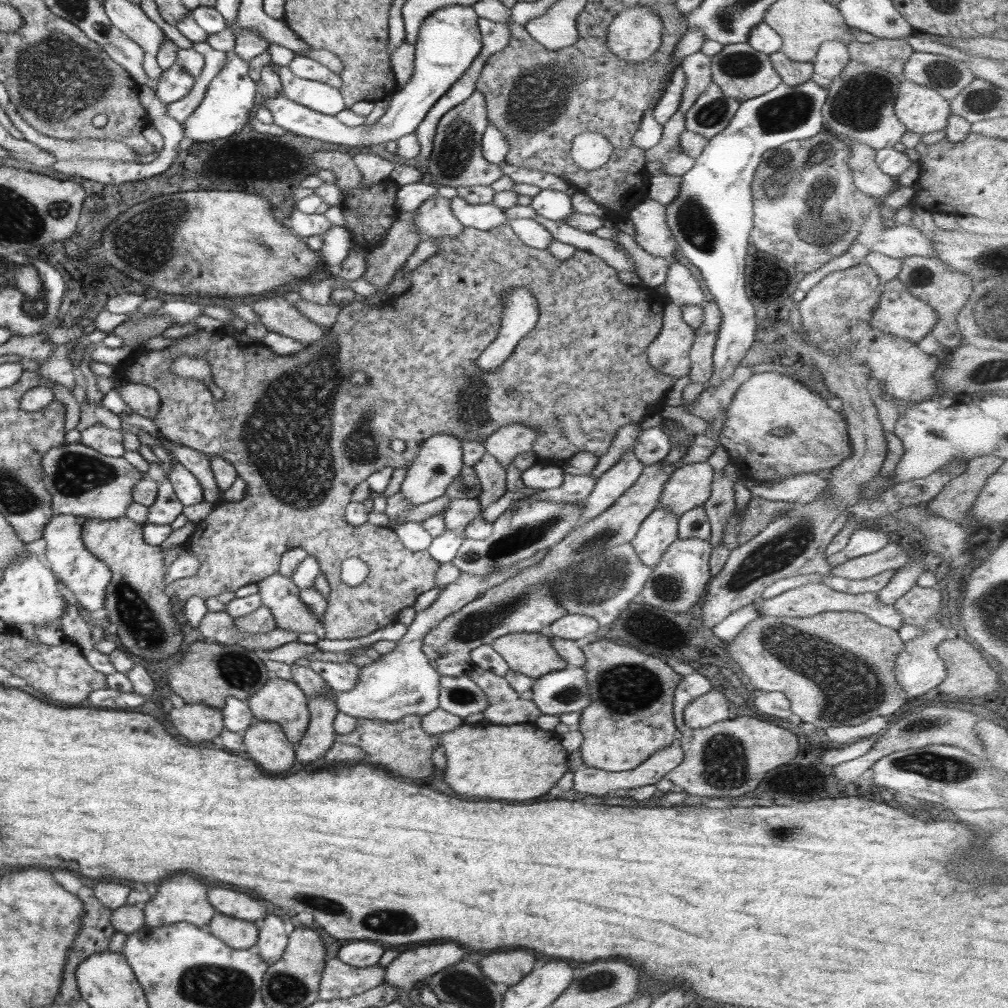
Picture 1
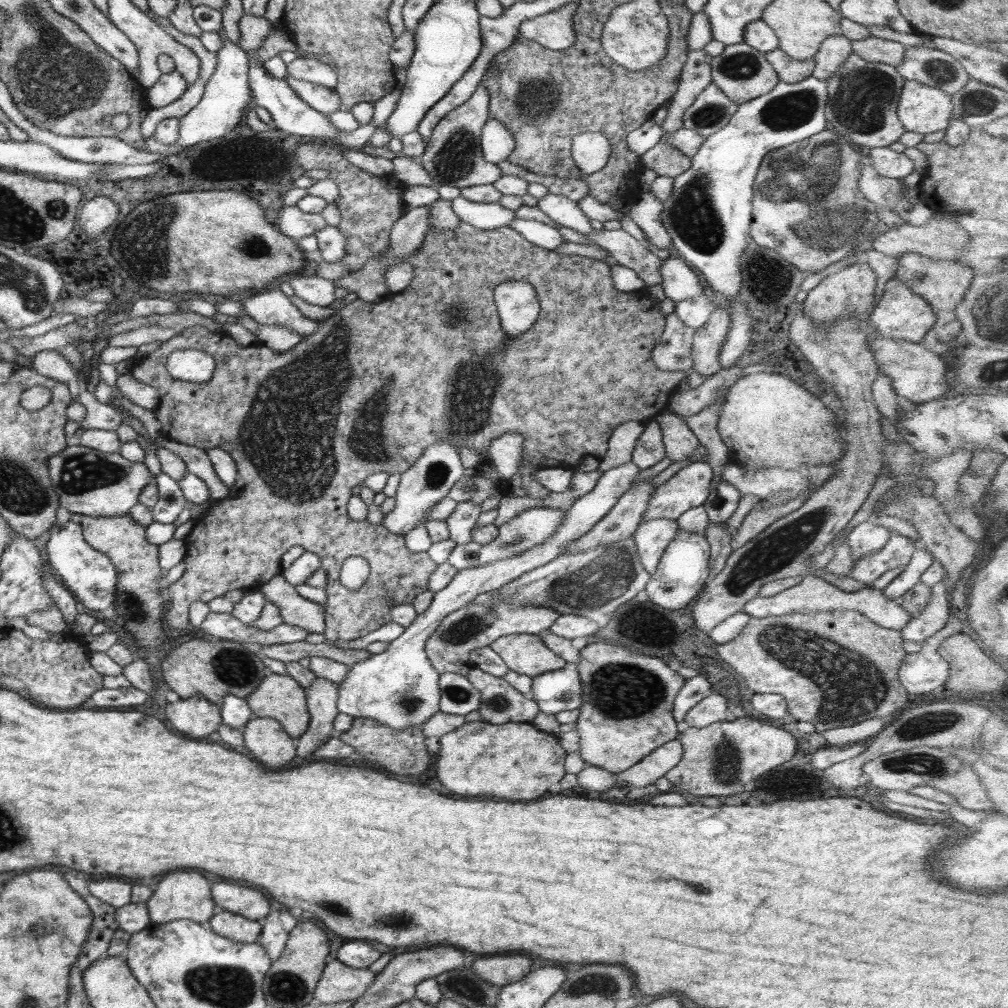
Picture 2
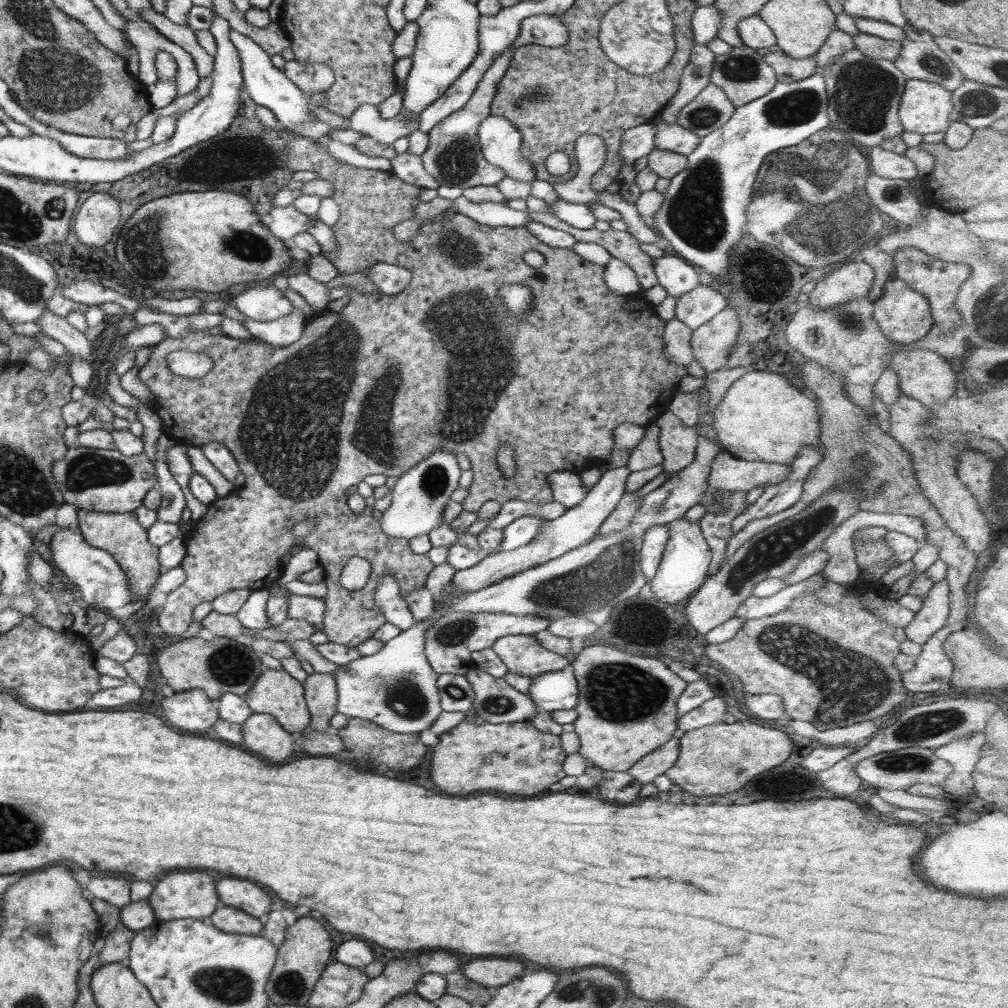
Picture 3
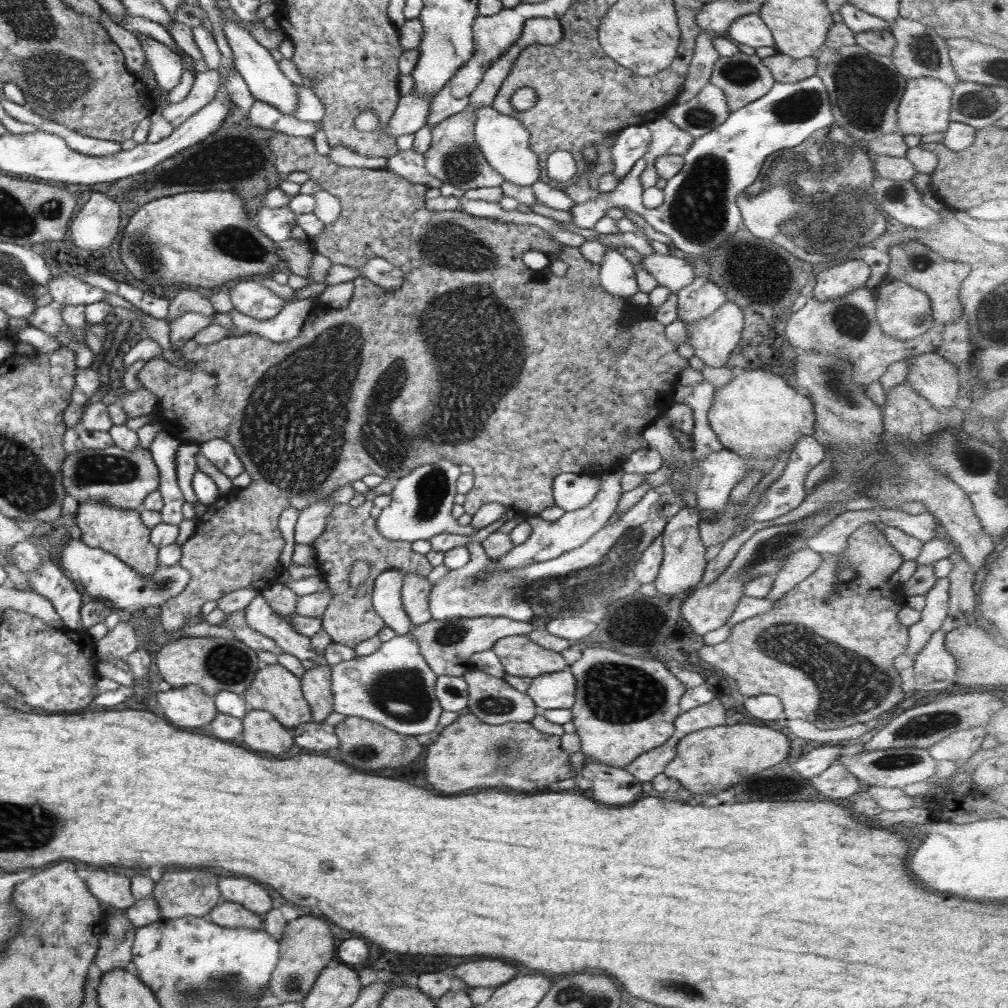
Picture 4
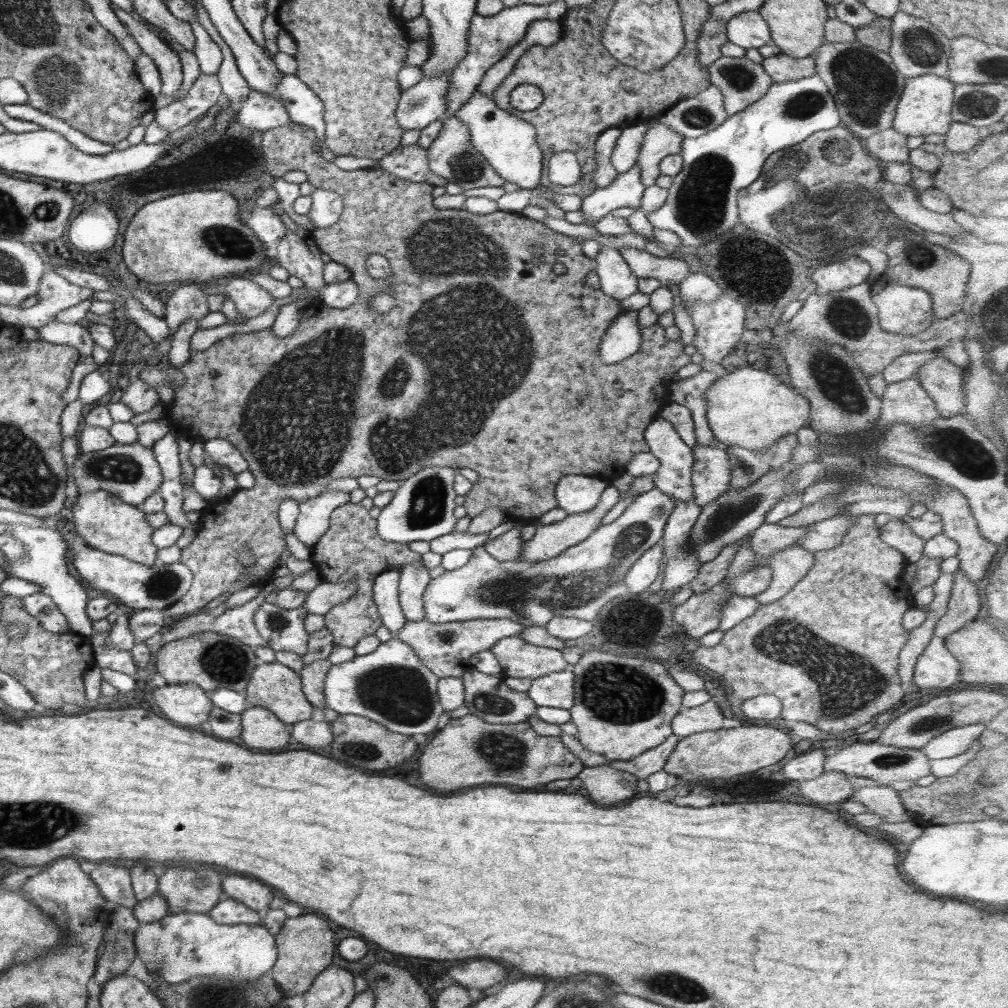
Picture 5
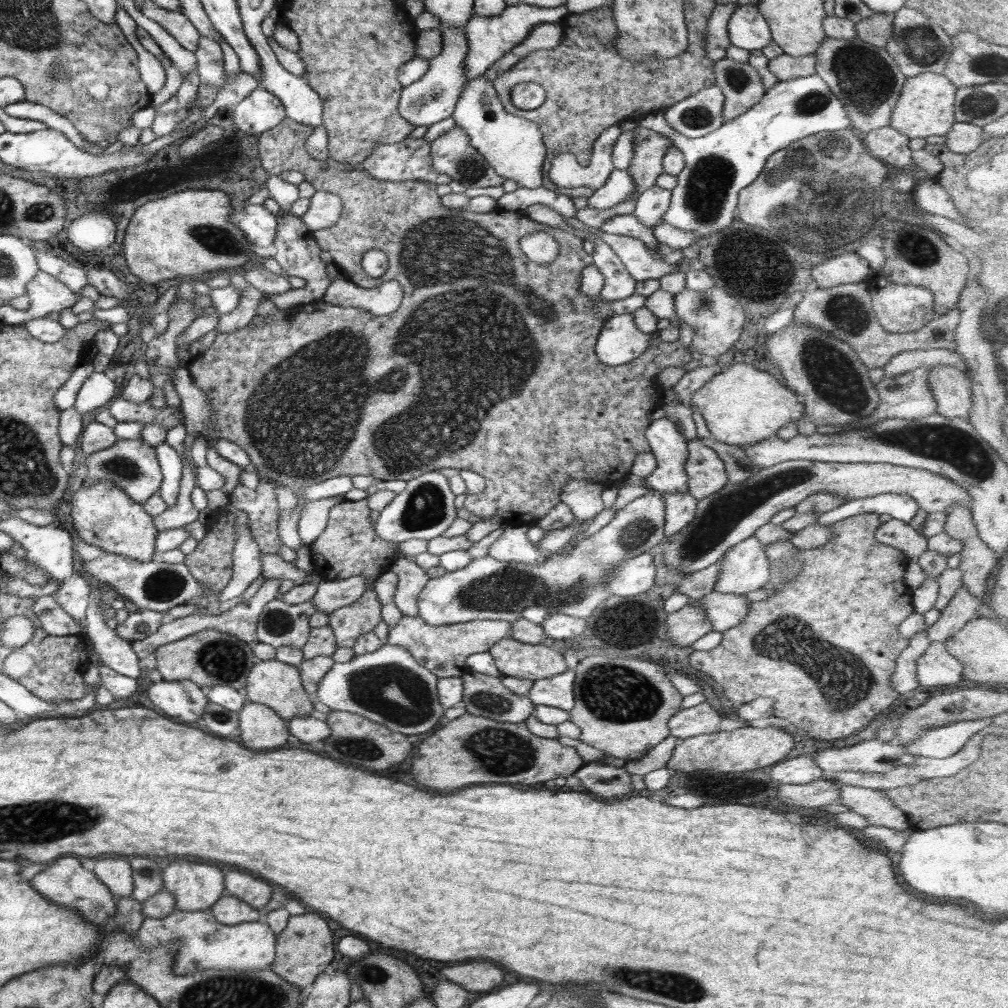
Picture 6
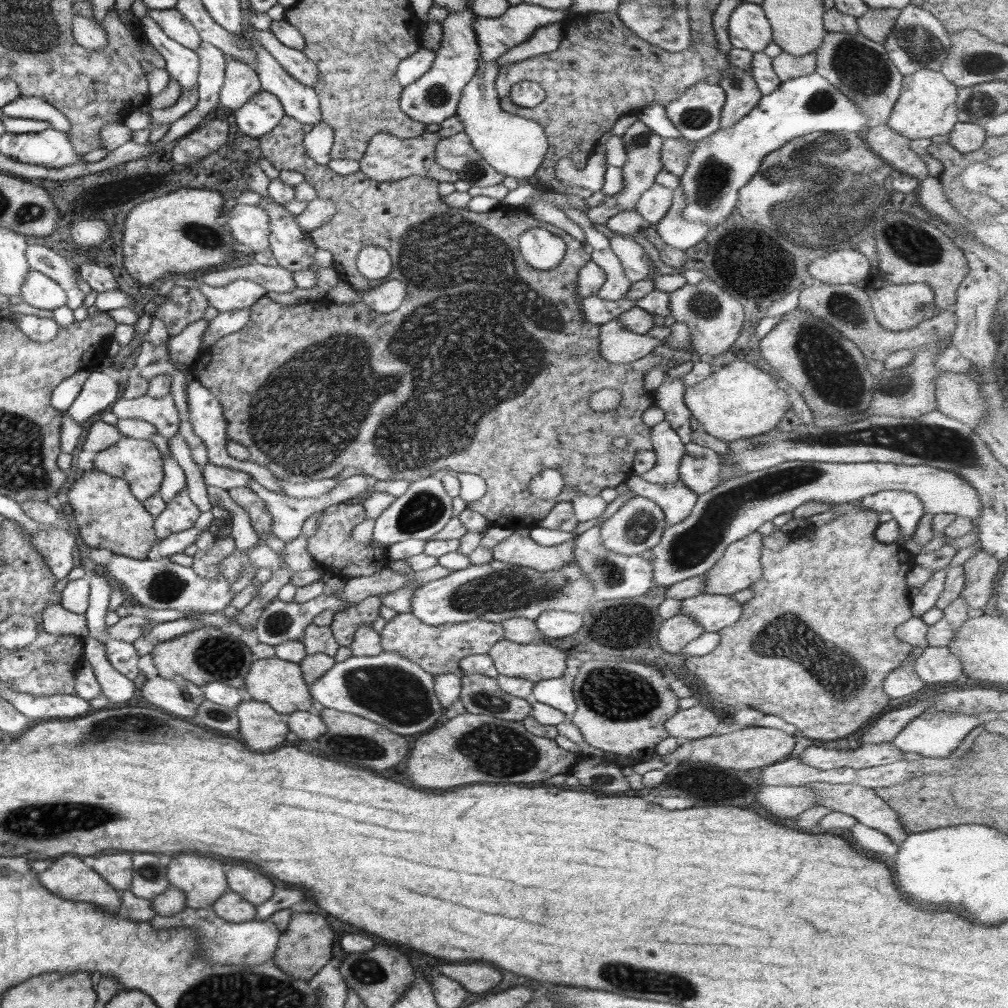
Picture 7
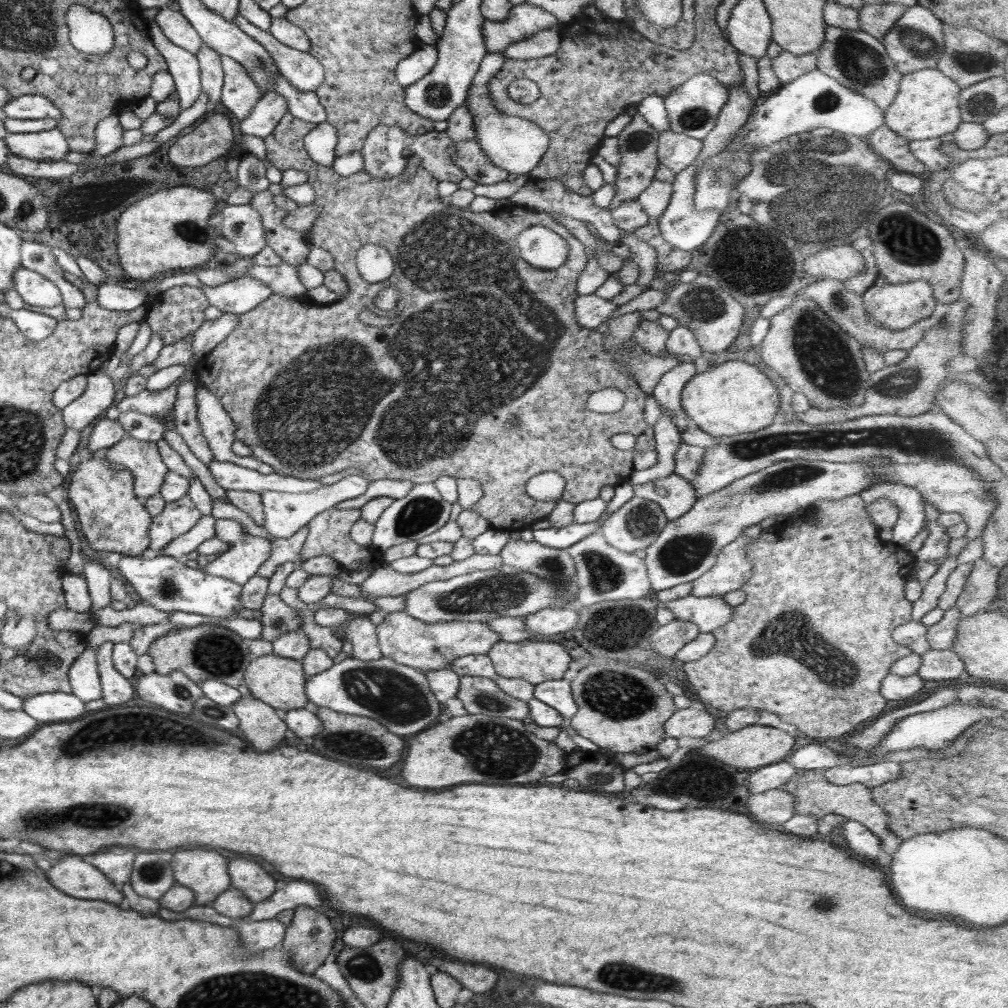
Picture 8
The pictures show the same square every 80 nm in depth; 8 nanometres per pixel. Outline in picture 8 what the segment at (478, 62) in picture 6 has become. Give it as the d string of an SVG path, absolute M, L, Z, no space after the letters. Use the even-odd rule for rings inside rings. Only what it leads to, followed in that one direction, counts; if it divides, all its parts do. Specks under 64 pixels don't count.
M526 2L513 6L502 22L485 19L483 33L487 52L501 52L512 42L526 39L536 32L552 28L557 18L543 8Z

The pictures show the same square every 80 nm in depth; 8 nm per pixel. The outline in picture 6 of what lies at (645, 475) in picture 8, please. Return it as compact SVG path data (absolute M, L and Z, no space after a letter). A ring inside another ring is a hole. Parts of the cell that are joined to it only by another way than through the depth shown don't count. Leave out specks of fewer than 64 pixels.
M669 419L649 422L645 437L650 453L657 460L656 468L645 478L659 492L688 492L685 464L689 455L687 440Z

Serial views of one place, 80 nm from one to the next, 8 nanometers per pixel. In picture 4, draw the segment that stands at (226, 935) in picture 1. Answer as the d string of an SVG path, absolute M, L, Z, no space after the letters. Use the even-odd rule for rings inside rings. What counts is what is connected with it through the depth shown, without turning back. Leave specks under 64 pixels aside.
M222 901L206 918L214 924L222 927L238 928L246 927L252 930L261 929L262 919L255 912L247 910L236 902Z

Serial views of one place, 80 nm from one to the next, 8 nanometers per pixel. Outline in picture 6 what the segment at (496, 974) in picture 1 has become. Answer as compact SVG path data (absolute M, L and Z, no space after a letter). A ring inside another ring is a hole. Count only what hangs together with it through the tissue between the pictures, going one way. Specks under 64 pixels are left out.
M470 962L442 968L442 976L469 992L491 992L502 982L502 970L490 962Z

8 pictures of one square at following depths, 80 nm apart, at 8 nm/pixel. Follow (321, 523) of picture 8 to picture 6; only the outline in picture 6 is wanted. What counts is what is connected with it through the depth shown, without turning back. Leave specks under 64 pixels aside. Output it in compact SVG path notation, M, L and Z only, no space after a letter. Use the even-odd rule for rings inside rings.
M367 498L359 501L344 500L332 506L326 528L314 540L310 549L315 572L328 581L365 576L369 582L373 582L389 570L396 559L401 558L399 543L381 539L376 534Z

